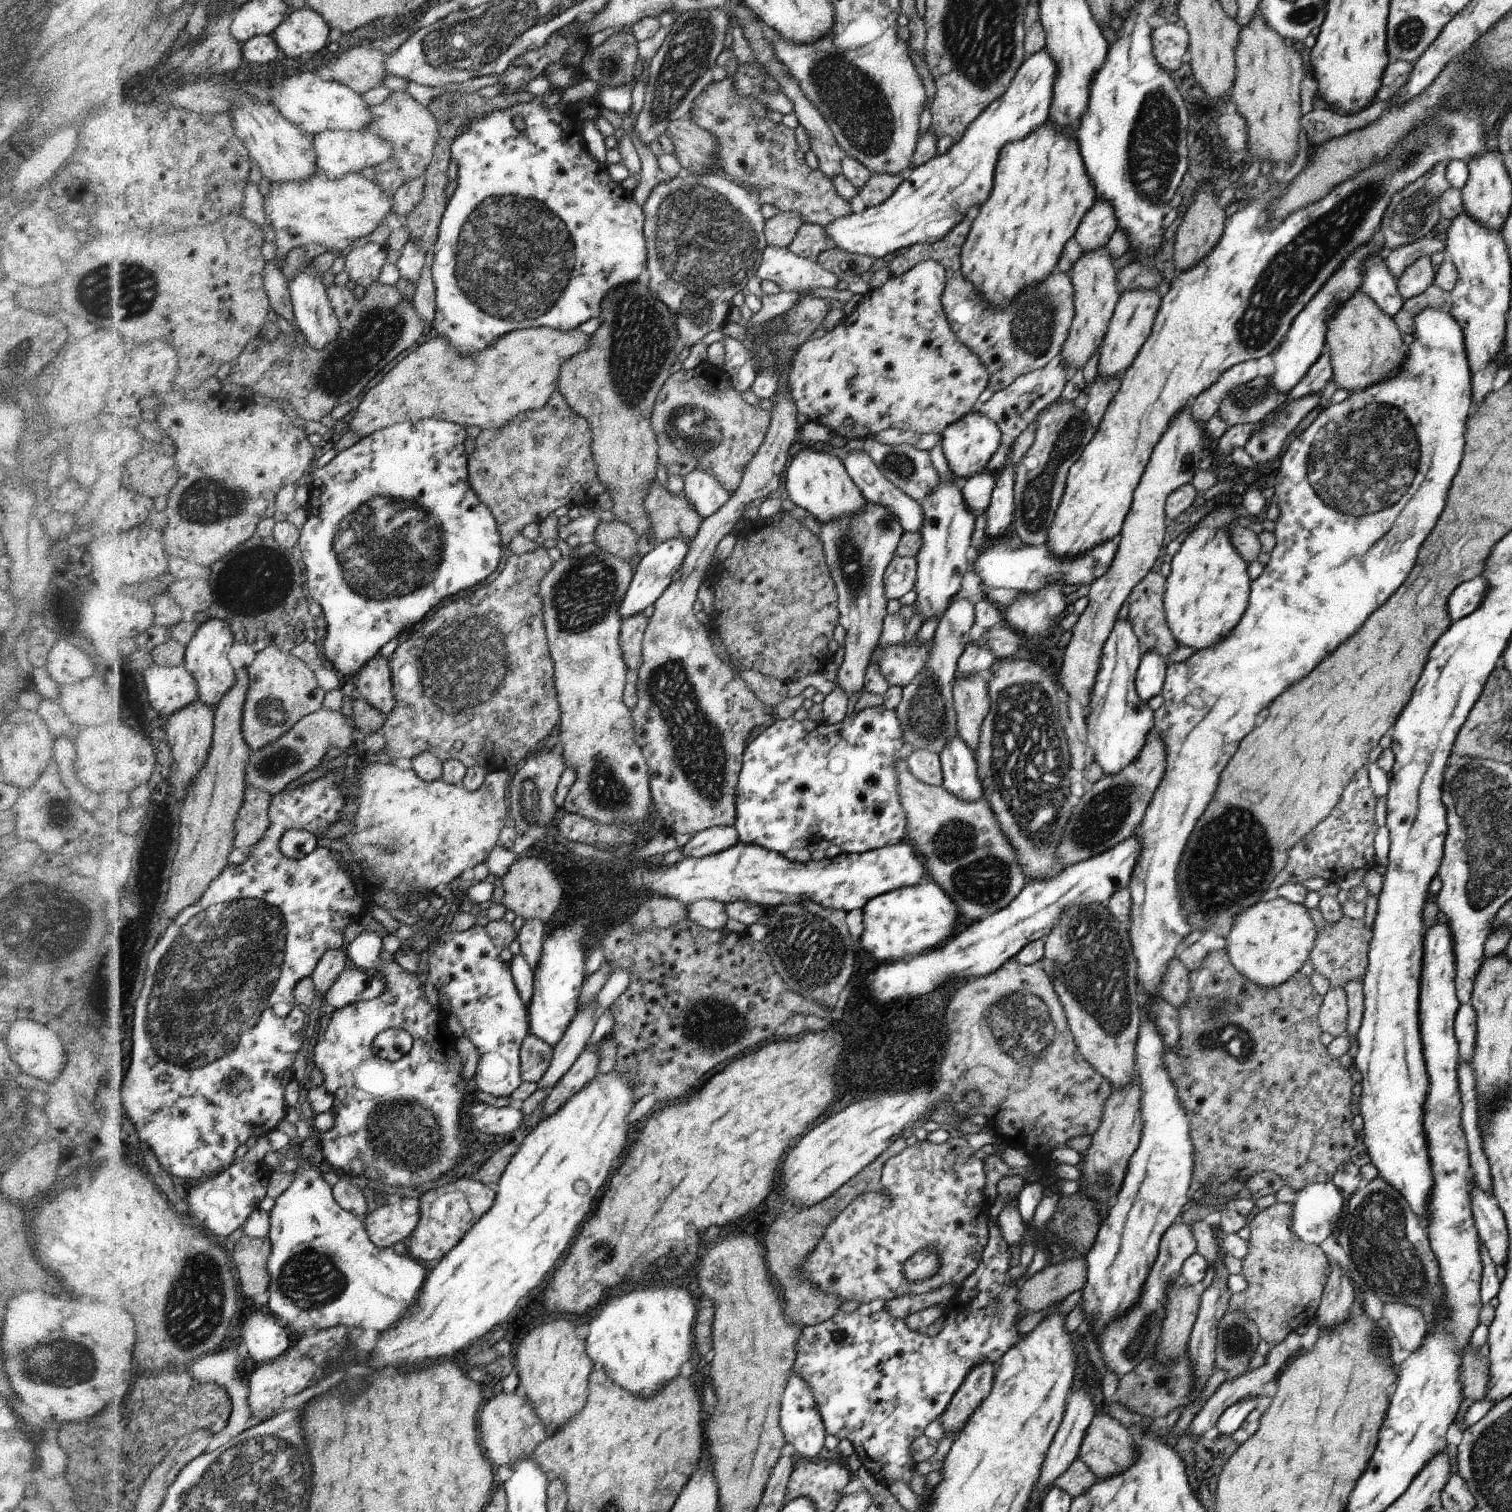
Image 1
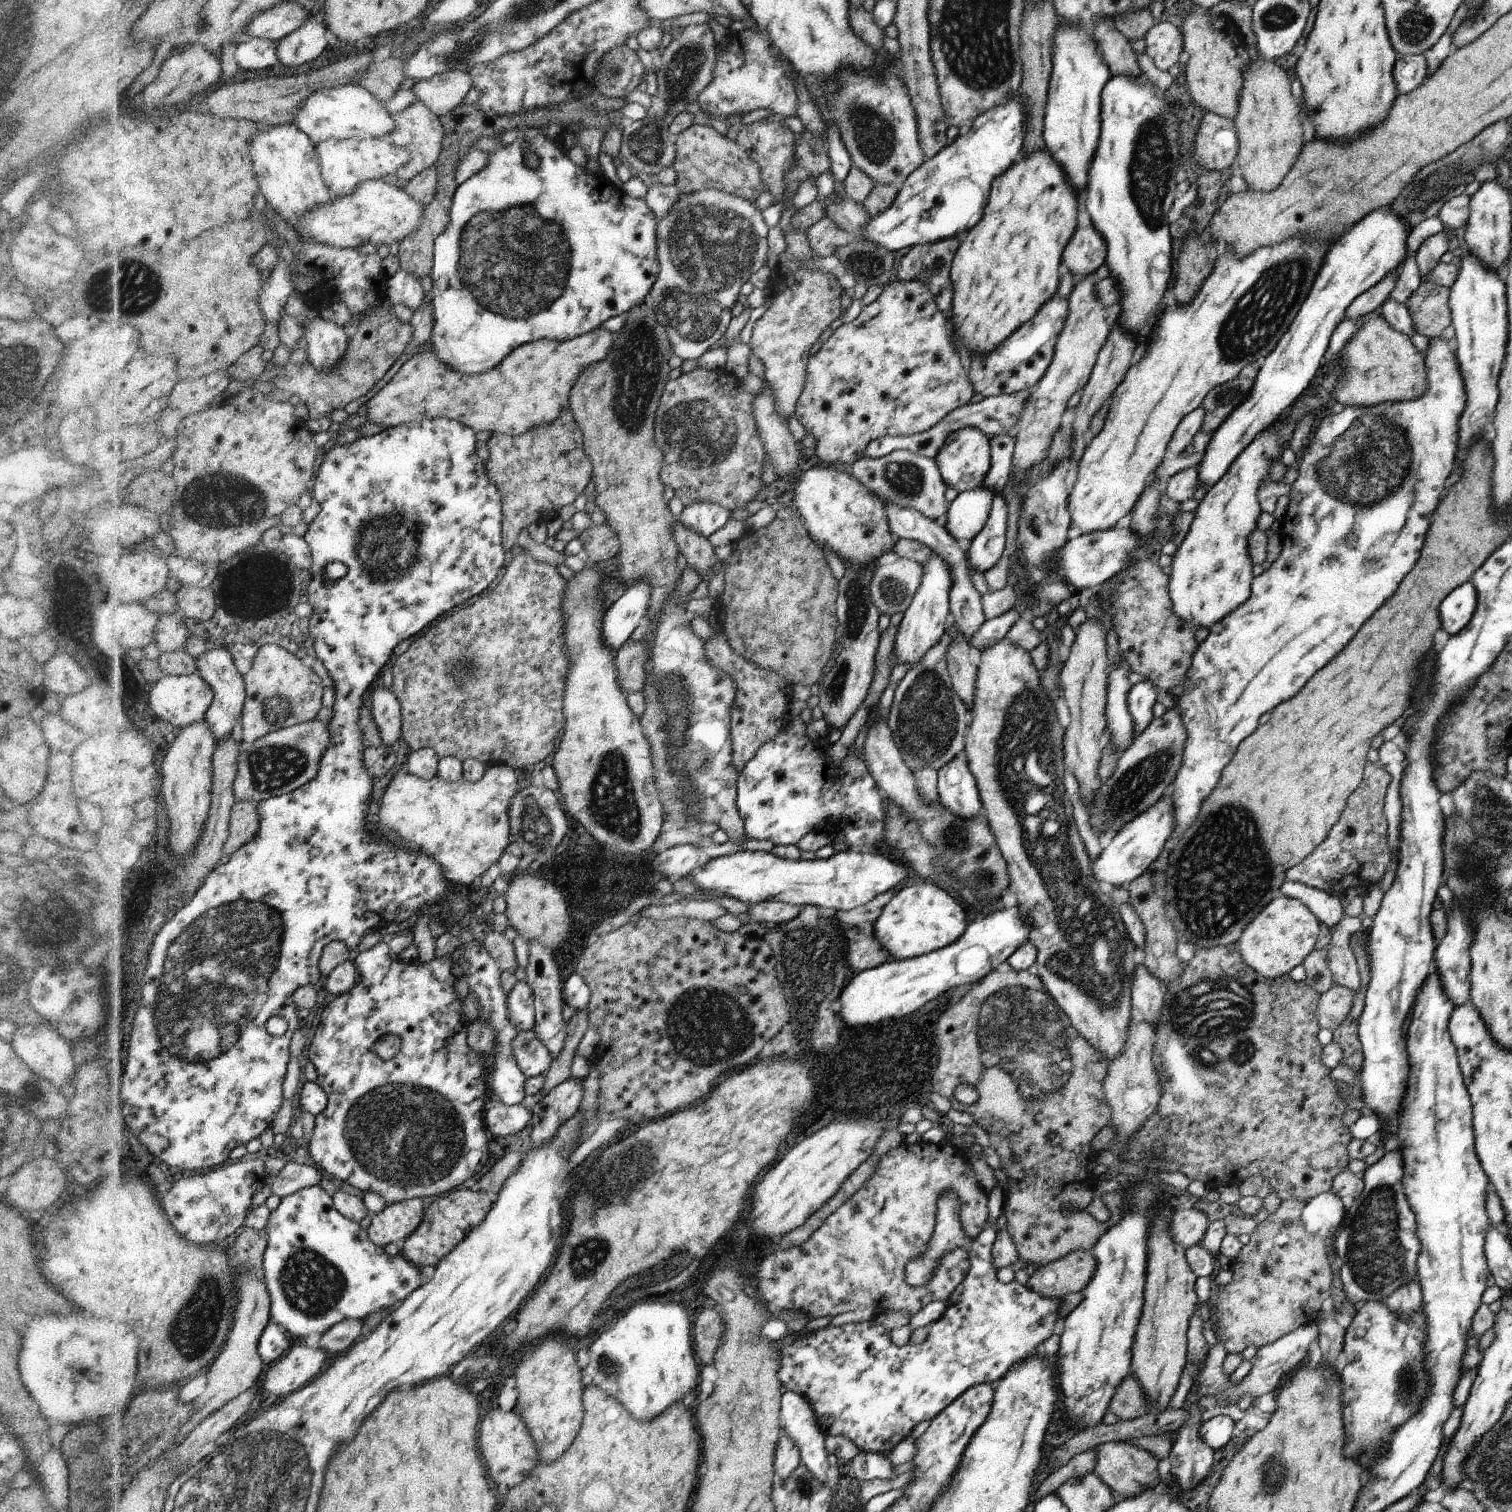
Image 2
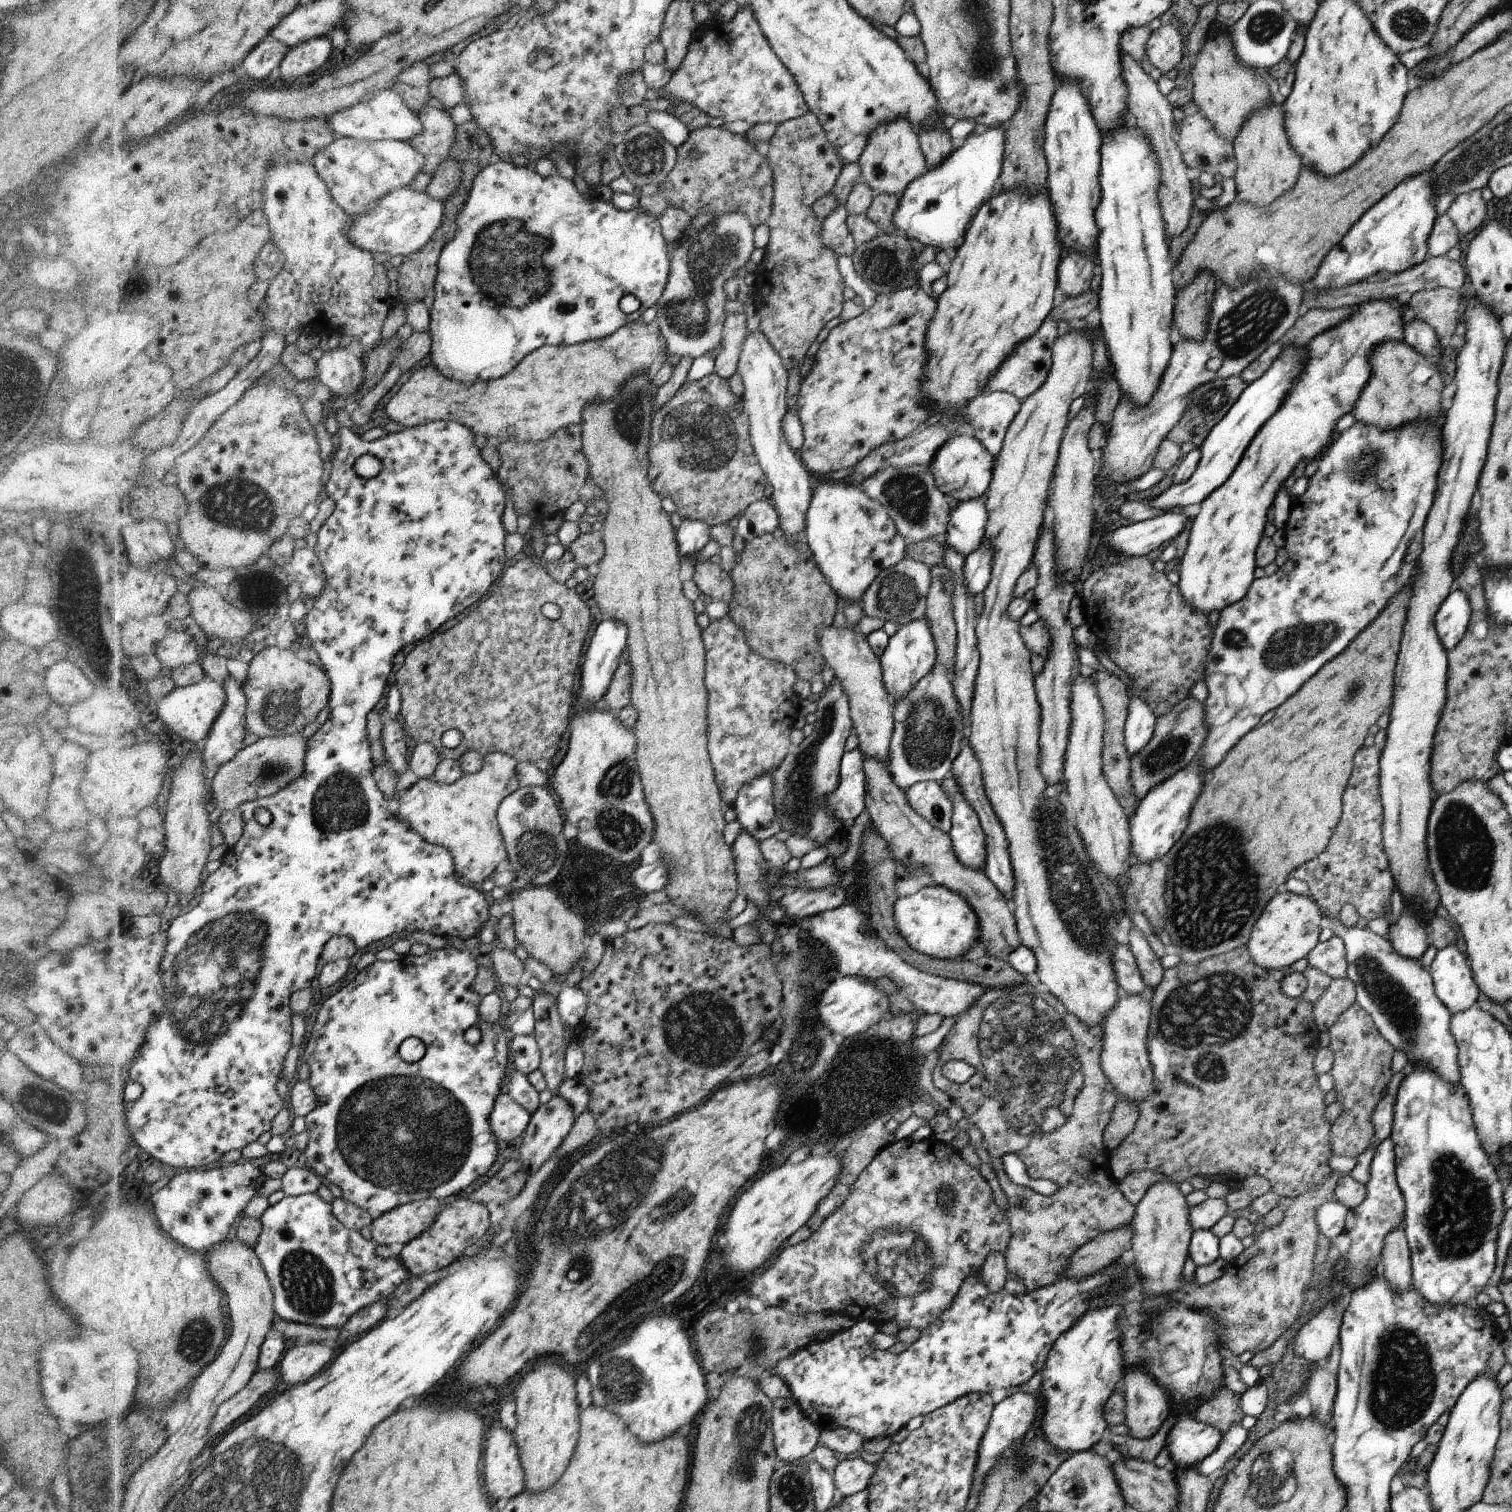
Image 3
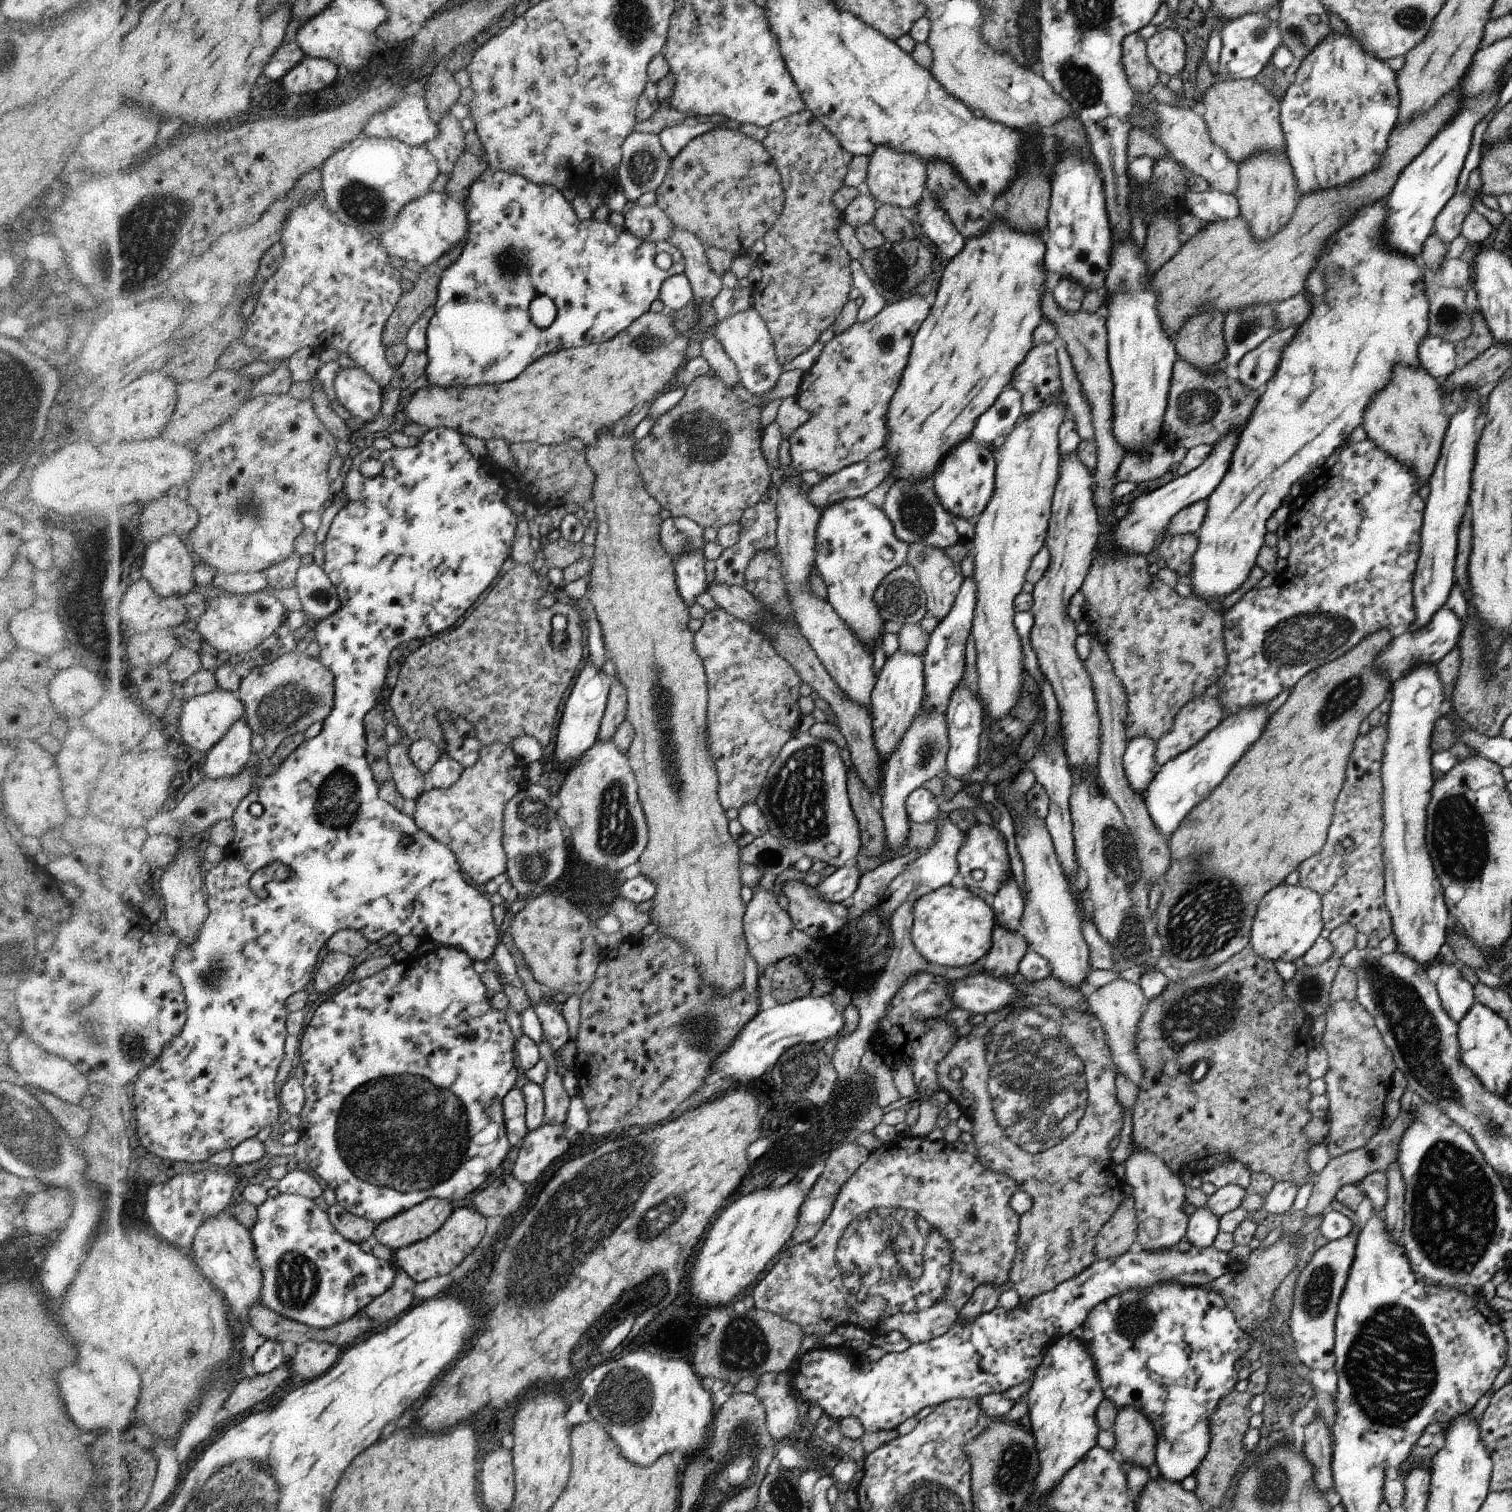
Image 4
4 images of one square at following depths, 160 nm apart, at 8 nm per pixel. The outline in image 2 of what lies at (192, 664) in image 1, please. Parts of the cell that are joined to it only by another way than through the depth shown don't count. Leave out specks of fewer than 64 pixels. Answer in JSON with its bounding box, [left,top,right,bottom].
[197,646,248,741]

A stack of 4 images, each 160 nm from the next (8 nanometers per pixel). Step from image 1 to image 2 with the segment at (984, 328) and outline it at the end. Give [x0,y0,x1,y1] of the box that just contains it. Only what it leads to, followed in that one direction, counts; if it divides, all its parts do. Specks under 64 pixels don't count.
[897,236,1069,398]

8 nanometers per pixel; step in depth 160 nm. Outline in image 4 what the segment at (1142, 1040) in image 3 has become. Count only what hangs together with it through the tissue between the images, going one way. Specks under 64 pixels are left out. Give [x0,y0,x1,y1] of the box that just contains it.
[1088,978,1144,1086]

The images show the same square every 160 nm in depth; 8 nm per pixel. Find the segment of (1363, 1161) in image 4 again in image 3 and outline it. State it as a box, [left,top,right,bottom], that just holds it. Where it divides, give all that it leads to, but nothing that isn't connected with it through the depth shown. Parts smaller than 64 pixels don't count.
[1170,1171,1340,1355]

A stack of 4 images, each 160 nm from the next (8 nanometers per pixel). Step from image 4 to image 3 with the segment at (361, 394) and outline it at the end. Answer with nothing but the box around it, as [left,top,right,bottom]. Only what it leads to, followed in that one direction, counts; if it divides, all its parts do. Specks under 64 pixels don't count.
[318,347,365,397]

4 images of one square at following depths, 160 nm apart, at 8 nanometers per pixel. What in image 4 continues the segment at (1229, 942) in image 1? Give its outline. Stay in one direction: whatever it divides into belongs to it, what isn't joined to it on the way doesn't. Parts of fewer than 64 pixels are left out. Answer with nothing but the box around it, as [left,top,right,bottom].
[1250,883,1324,962]

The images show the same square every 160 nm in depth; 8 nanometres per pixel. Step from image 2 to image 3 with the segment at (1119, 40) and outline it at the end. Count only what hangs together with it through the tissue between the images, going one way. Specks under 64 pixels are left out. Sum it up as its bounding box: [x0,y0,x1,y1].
[1121,52,1195,240]

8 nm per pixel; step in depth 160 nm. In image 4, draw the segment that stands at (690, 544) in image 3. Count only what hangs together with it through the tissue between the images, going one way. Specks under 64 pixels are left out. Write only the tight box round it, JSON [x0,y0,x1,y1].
[674,551,708,604]

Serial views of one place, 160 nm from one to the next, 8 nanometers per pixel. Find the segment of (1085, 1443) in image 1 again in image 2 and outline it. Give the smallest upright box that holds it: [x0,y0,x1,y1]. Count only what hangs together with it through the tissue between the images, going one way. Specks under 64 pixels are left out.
[1094,1440,1161,1498]

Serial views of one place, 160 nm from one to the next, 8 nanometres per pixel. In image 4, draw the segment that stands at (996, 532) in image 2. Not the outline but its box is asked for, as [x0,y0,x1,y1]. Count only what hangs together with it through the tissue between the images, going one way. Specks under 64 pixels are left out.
[923,578,976,712]

